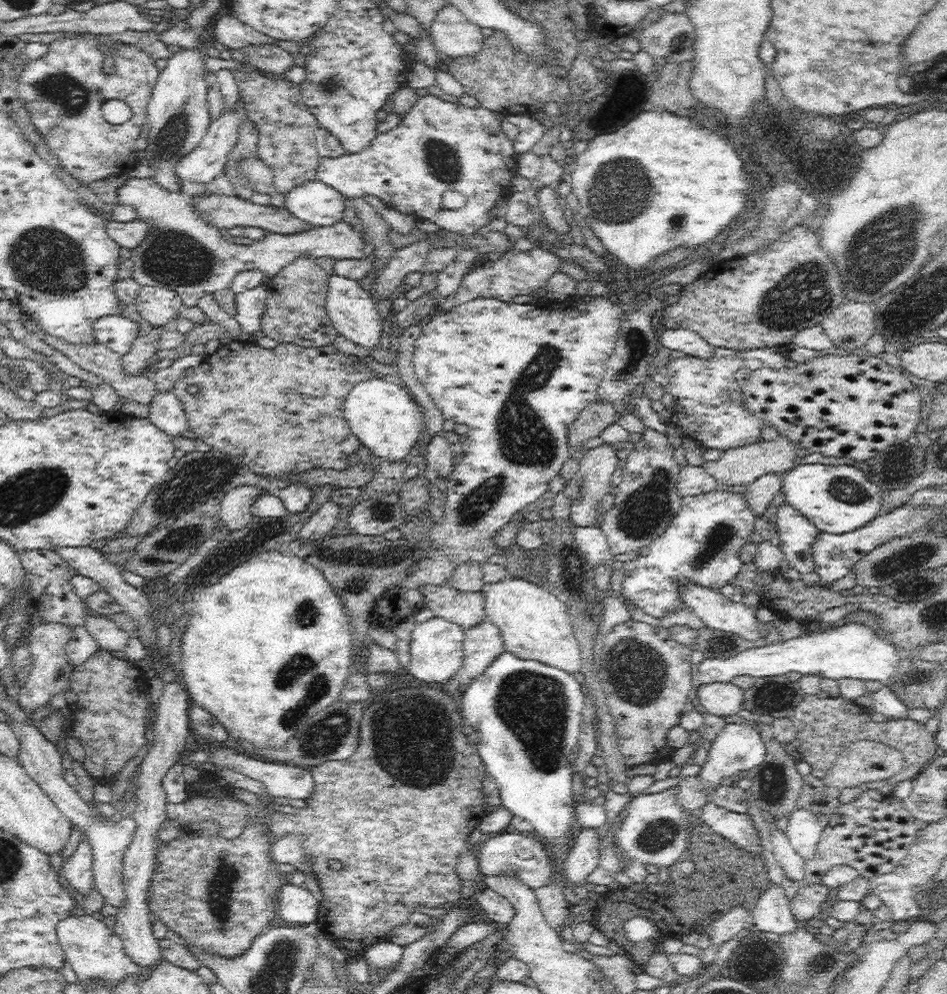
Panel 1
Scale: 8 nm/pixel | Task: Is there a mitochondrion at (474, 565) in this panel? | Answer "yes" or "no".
no

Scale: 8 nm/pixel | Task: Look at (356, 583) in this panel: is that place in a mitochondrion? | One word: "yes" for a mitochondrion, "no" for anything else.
yes

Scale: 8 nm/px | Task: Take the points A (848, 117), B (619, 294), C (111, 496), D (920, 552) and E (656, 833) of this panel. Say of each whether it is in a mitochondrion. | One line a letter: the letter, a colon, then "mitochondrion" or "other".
A: other
B: other
C: other
D: mitochondrion
E: mitochondrion

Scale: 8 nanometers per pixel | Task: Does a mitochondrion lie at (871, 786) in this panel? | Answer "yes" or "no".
no

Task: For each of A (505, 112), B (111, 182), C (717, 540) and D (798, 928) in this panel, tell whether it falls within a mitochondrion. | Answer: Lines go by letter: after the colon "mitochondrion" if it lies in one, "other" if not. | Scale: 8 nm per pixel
A: other
B: other
C: mitochondrion
D: other

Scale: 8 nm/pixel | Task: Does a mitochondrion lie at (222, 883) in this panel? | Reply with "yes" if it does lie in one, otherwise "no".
yes

